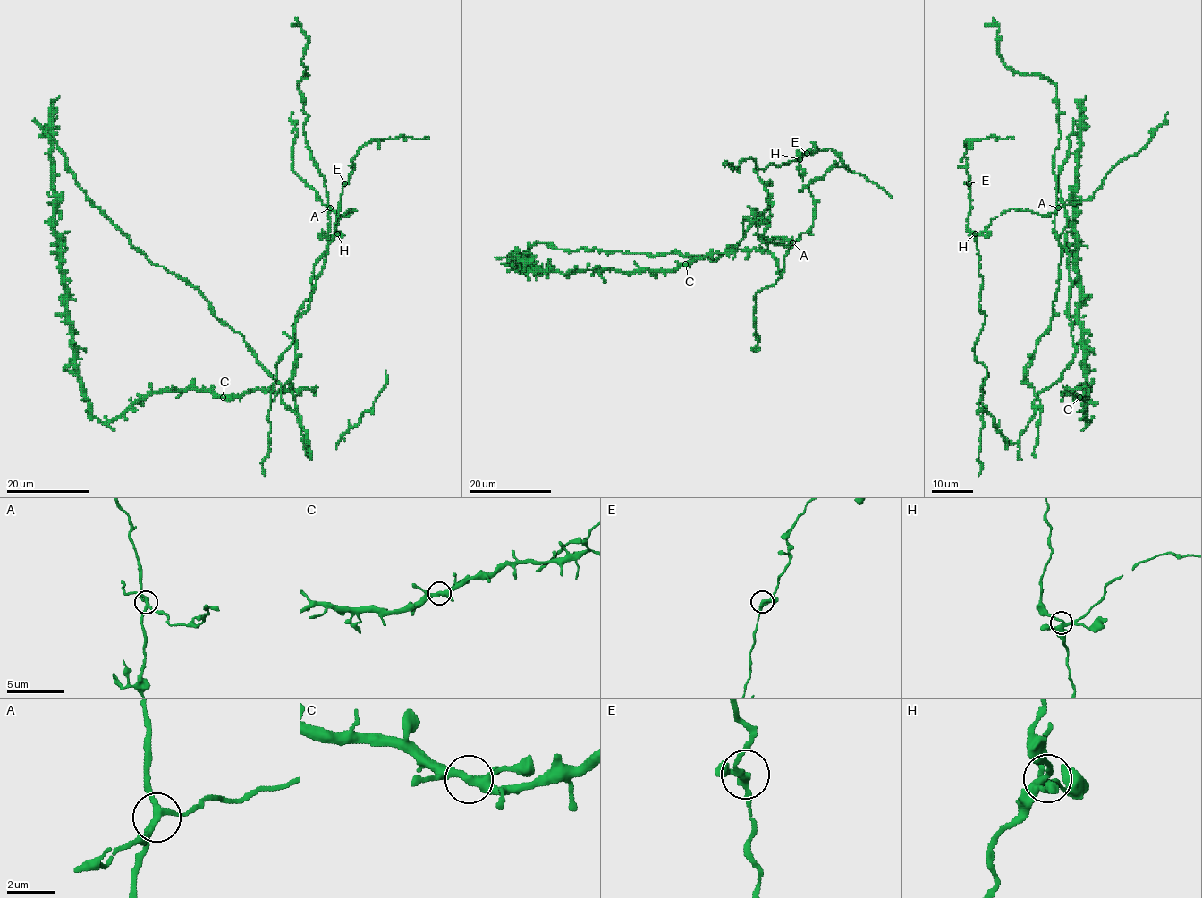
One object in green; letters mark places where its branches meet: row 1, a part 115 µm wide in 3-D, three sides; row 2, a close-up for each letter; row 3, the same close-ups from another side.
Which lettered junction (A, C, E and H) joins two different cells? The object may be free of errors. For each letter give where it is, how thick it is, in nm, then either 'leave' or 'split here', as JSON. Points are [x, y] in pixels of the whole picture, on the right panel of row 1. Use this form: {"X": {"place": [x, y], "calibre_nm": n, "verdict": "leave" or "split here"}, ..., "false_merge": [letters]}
{"A": {"place": [1058, 207], "calibre_nm": 240, "verdict": "split here"}, "C": {"place": [1079, 397], "calibre_nm": 320, "verdict": "leave"}, "E": {"place": [969, 183], "calibre_nm": 240, "verdict": "leave"}, "H": {"place": [975, 233], "calibre_nm": 280, "verdict": "leave"}, "false_merge": ["A"]}

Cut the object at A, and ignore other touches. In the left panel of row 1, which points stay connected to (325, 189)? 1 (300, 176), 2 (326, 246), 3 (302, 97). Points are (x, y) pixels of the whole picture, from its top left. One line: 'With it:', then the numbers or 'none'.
With it: 3

